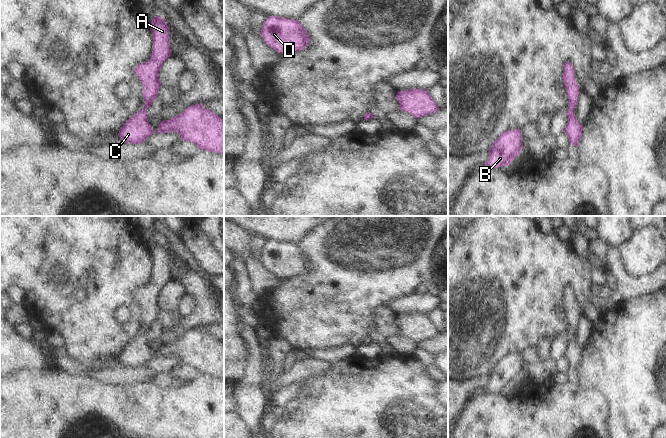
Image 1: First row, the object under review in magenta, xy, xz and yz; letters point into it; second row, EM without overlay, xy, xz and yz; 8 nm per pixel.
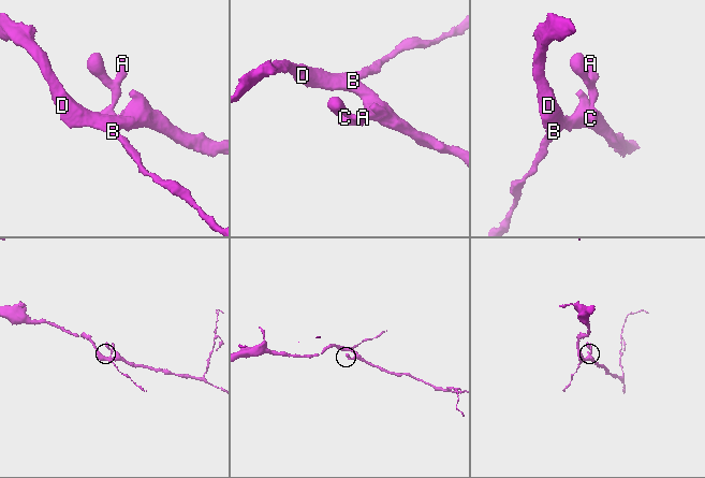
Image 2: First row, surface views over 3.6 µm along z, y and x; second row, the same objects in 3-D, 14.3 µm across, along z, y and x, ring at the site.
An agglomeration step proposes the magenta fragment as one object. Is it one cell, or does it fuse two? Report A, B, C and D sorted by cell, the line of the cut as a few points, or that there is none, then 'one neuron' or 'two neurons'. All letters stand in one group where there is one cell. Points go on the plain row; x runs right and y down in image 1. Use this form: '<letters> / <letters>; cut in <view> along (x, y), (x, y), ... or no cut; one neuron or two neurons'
A B C D; no cut; one neuron

